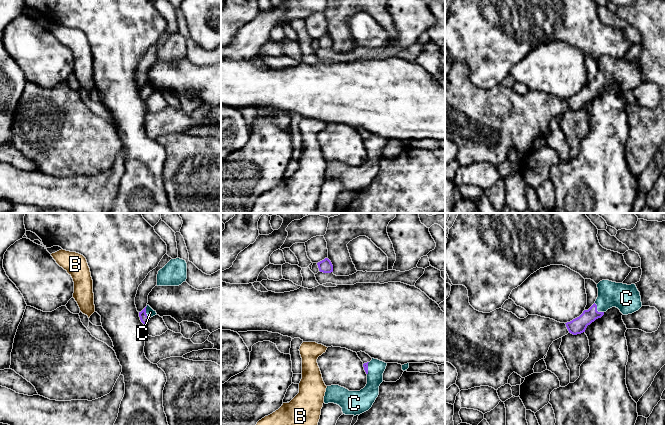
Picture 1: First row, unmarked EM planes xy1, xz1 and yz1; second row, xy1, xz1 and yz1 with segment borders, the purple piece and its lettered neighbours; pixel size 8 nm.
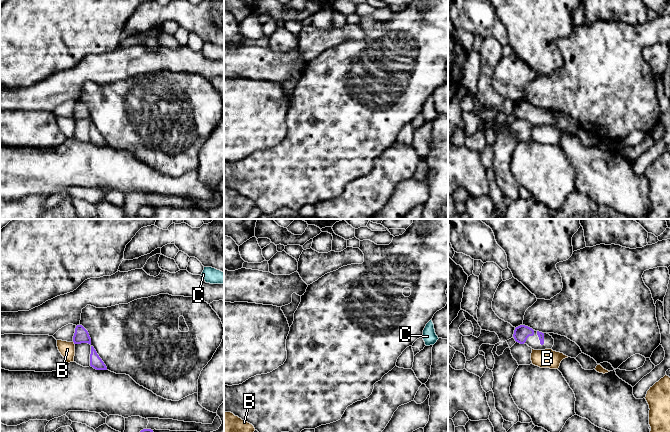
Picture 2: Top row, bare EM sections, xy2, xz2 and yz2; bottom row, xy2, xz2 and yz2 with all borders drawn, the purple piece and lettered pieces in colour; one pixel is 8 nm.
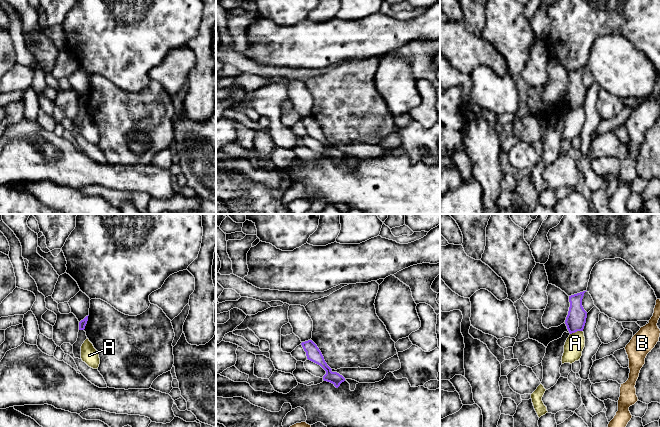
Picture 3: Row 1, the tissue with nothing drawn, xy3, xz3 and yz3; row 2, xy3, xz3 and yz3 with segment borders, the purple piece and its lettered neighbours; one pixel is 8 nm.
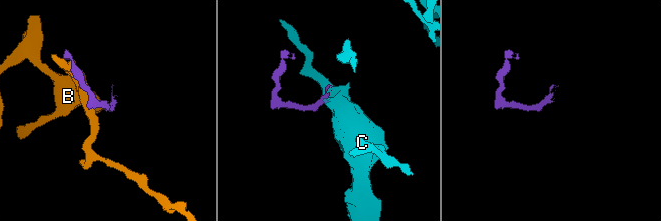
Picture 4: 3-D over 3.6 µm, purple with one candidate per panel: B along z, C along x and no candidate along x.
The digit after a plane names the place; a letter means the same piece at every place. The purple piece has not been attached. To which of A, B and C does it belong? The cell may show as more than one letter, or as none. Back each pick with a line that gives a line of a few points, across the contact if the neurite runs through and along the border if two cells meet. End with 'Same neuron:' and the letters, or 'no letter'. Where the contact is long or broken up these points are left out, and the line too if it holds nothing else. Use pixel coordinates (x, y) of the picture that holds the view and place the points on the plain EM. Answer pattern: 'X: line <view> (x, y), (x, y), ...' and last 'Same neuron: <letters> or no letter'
C: line yz1 (578, 101), (596, 86), (609, 73), (624, 73)
Same neuron: C

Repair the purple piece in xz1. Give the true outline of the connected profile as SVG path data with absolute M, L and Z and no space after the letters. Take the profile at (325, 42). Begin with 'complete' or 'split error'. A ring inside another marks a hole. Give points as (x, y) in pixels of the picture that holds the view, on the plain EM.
complete; M328 34L317 39L319 47L323 49L331 49L333 48L333 41Z

